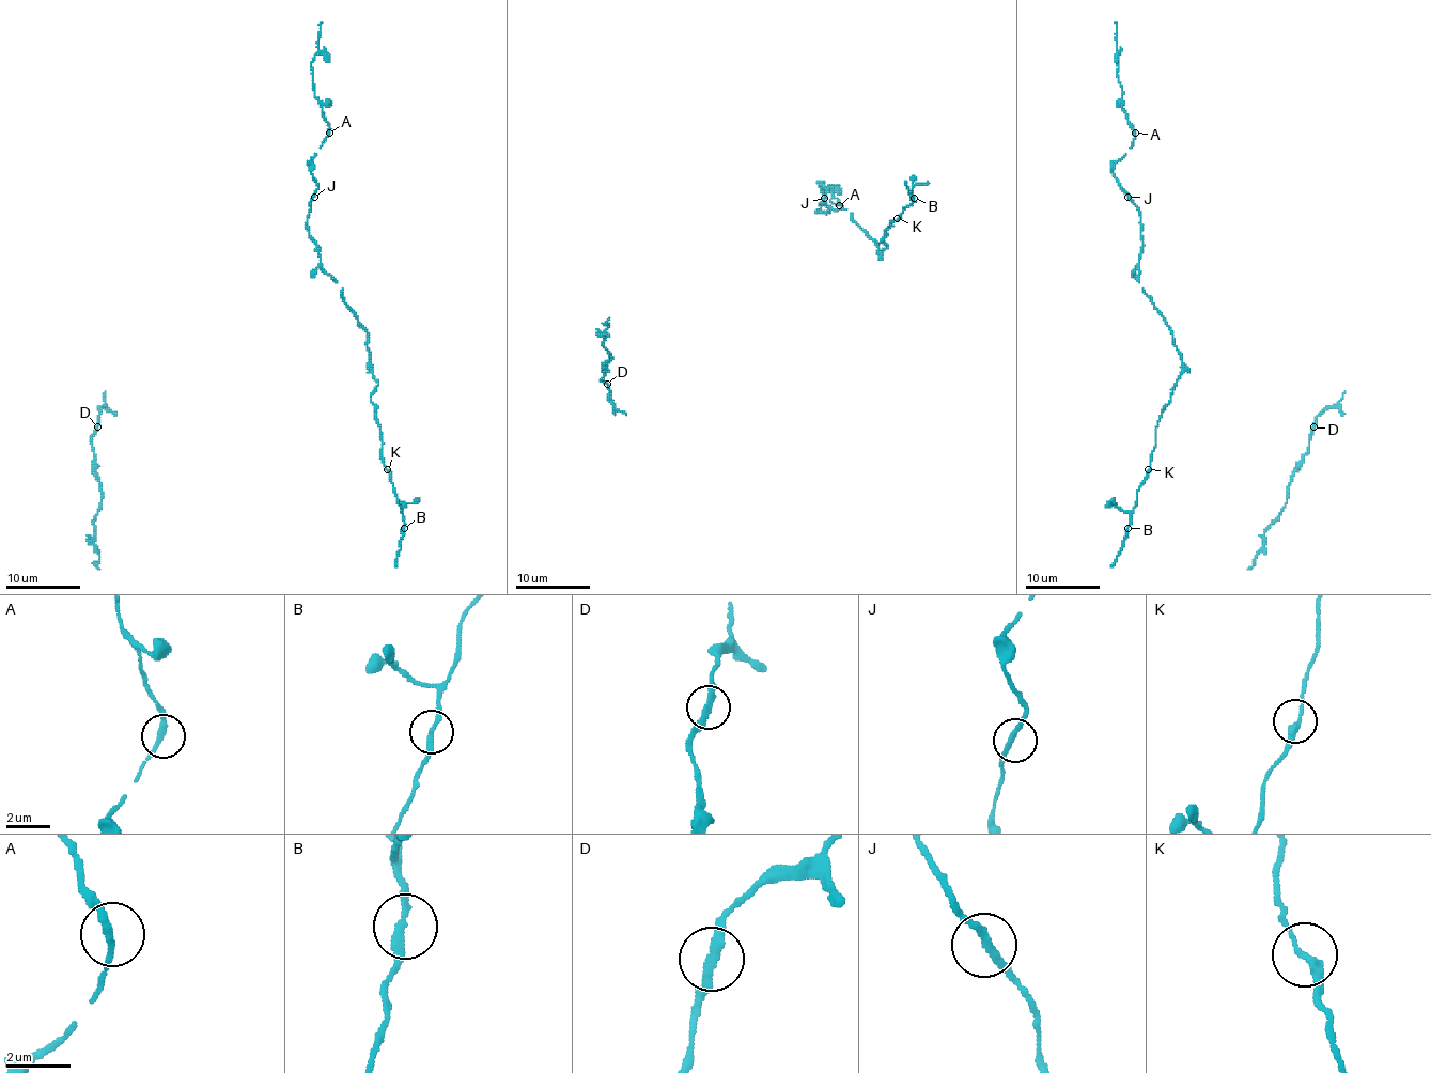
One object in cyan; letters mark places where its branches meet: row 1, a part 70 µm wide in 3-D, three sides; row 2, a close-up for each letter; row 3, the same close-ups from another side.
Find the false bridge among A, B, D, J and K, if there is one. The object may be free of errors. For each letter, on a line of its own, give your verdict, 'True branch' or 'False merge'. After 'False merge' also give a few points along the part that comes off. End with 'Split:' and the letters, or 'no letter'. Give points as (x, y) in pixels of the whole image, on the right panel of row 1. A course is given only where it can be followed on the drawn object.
A: True branch
B: True branch
D: True branch
J: True branch
K: True branch
Split: no letter

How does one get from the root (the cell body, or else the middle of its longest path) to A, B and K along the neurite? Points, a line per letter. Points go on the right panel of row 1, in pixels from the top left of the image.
A: (1190, 371), (1170, 327), (1139, 282), (1140, 215), (1113, 172), (1135, 133)
B: (1190, 371), (1177, 382), (1170, 402), (1155, 426), (1150, 469), (1137, 492), (1137, 506), (1128, 528)
K: (1190, 371), (1177, 382), (1170, 402), (1155, 426), (1155, 447), (1148, 469)

